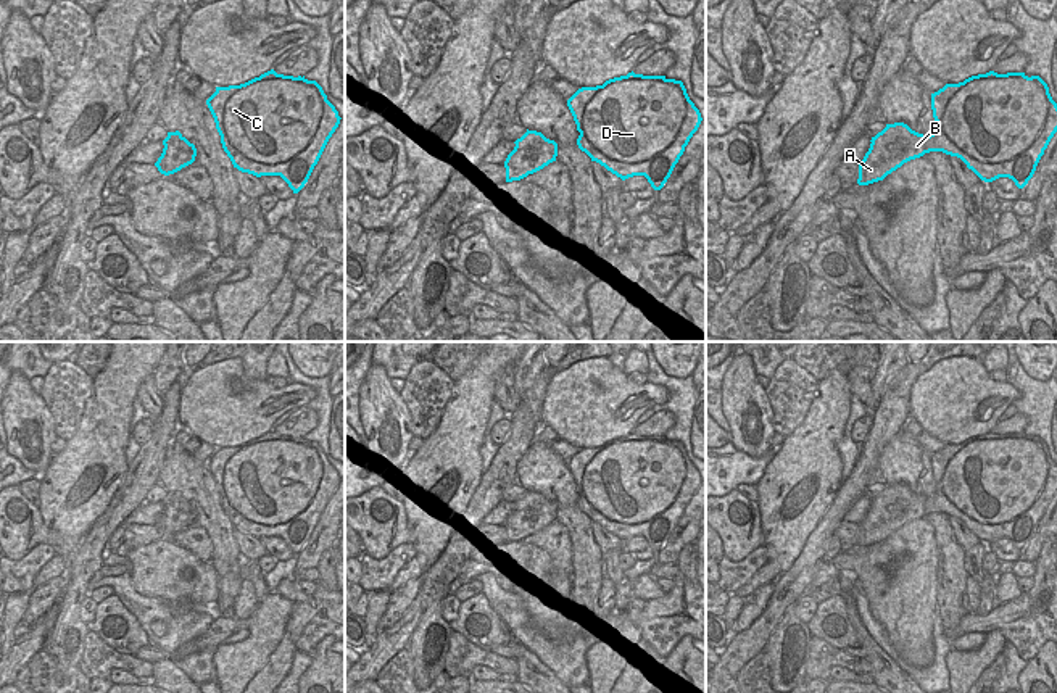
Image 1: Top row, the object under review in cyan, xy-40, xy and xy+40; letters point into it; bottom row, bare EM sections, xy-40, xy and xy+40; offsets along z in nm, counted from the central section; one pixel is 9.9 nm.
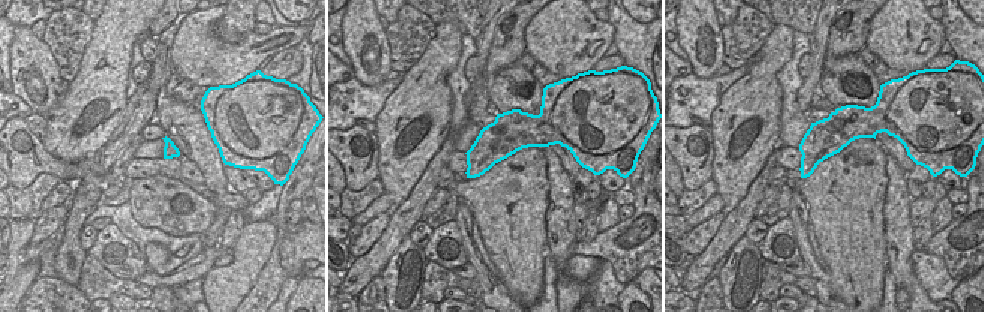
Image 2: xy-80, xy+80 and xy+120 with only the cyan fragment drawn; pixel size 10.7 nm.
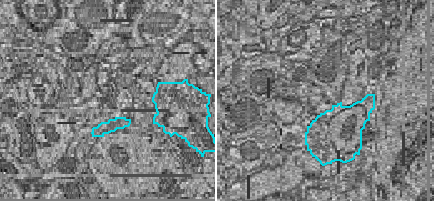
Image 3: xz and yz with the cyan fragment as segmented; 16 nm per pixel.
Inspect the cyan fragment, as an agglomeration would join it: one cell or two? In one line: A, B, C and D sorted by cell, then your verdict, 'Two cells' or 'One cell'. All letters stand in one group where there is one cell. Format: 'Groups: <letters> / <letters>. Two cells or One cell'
Groups: A B C D. One cell

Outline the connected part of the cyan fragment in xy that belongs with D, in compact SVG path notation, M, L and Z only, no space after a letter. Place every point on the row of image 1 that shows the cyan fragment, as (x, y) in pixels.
M633 71L603 85L578 89L567 106L580 132L577 145L591 161L622 181L645 176L654 190L664 187L703 121L682 81Z

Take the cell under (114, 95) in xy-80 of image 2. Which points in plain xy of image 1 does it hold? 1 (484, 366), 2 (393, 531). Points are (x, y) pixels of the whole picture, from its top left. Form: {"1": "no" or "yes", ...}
{"1": "yes", "2": "no"}

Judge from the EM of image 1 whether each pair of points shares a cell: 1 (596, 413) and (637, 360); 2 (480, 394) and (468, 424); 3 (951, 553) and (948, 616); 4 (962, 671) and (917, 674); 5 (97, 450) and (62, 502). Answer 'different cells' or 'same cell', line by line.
1: different cells
2: same cell
3: same cell
4: different cells
5: same cell

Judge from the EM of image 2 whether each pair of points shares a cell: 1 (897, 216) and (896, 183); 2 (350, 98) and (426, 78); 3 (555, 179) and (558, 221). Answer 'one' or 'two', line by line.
1: one
2: two
3: one

